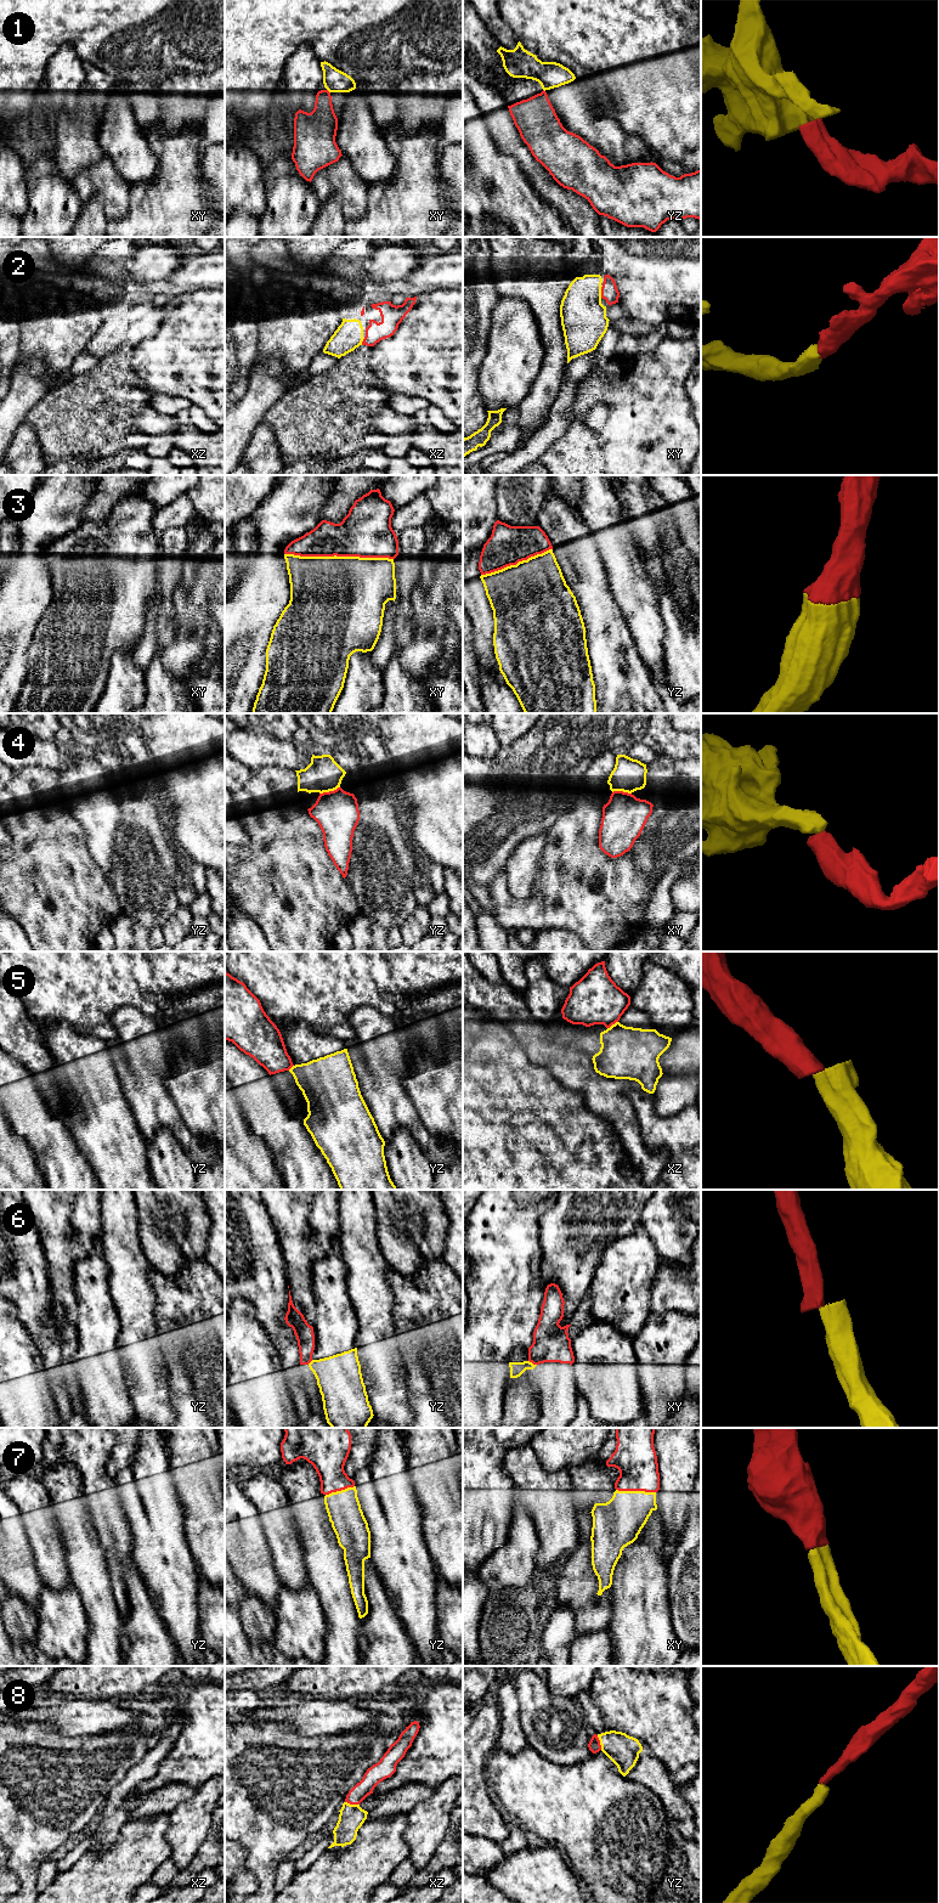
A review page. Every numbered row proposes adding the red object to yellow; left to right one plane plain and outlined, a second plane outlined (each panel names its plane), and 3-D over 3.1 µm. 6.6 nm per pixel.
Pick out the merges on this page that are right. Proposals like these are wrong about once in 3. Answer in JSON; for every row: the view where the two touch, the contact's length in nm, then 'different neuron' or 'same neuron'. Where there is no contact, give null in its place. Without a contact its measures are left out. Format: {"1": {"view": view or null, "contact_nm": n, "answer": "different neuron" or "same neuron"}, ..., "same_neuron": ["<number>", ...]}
{"1": {"view": "xy", "contact_nm": 40, "answer": "different neuron"}, "2": {"view": "xy", "contact_nm": 80, "answer": "same neuron"}, "3": {"view": "xy", "contact_nm": 700, "answer": "same neuron"}, "4": {"view": "yz", "contact_nm": 140, "answer": "same neuron"}, "5": {"view": "xz", "contact_nm": 90, "answer": "different neuron"}, "6": {"view": "xy", "contact_nm": 70, "answer": "different neuron"}, "7": {"view": "xy", "contact_nm": 260, "answer": "same neuron"}, "8": {"view": "xz", "contact_nm": 100, "answer": "same neuron"}, "same_neuron": ["2", "3", "4", "7", "8"]}

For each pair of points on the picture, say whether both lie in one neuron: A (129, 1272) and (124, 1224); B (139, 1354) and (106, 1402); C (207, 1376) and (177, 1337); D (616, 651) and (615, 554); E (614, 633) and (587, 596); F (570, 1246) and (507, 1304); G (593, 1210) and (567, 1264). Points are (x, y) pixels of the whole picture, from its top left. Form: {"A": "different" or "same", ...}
{"A": "same", "B": "different", "C": "same", "D": "different", "E": "same", "F": "different", "G": "same"}

